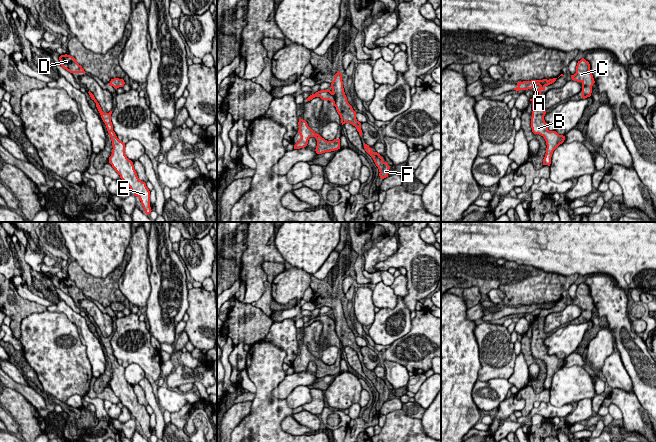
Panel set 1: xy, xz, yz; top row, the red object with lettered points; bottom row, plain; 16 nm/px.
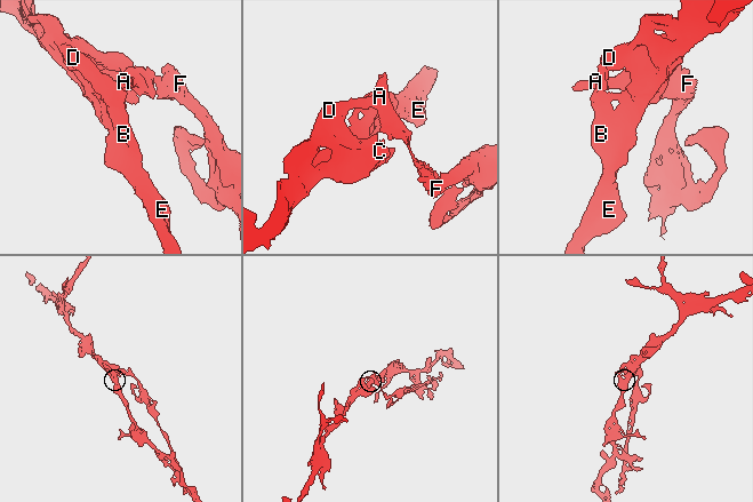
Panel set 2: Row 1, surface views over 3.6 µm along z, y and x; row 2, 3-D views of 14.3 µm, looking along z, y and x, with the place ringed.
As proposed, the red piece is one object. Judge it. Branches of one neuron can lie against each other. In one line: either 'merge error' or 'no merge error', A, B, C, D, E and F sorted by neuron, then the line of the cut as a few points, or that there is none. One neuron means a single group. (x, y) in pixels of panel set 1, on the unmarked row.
merge error; groups A F / B C D E; cut xz (332, 317), (335, 329)

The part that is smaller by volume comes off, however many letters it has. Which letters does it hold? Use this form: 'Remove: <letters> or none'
Remove: A, F

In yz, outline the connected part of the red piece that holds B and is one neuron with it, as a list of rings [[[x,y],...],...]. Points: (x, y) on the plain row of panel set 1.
[[[540,309],[538,314],[535,314],[534,320],[530,325],[532,326],[532,341],[531,352],[534,358],[539,358],[544,361],[546,365],[546,378],[543,383],[543,389],[550,390],[553,375],[564,366],[565,360],[559,359],[556,355],[549,355],[548,348],[544,344],[546,335],[542,331],[541,315],[545,314],[548,309]]]

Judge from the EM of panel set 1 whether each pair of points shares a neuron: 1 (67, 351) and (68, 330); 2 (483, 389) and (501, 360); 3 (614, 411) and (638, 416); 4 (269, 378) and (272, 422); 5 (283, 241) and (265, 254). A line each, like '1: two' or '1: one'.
1: one
2: two
3: two
4: one
5: two

